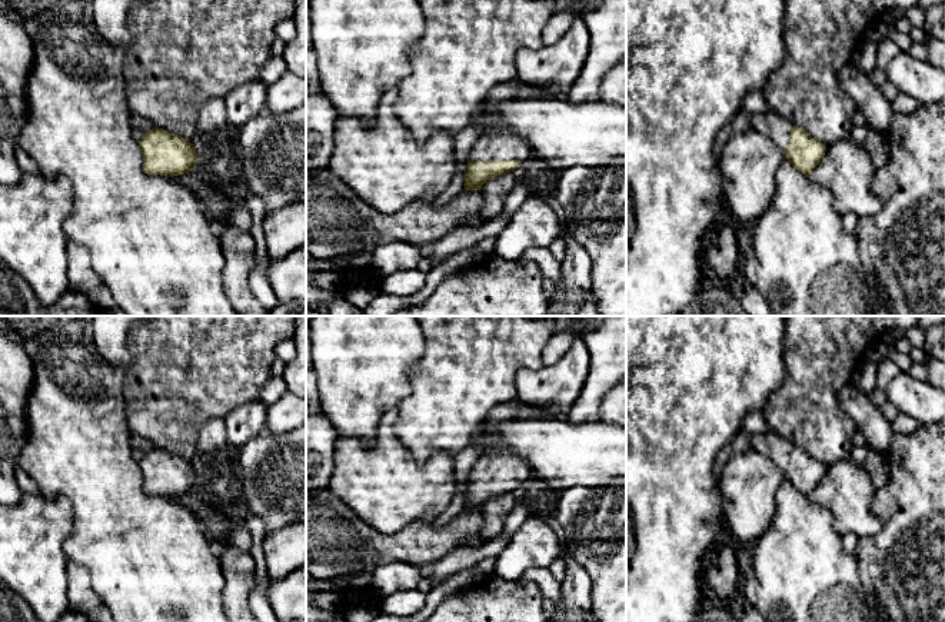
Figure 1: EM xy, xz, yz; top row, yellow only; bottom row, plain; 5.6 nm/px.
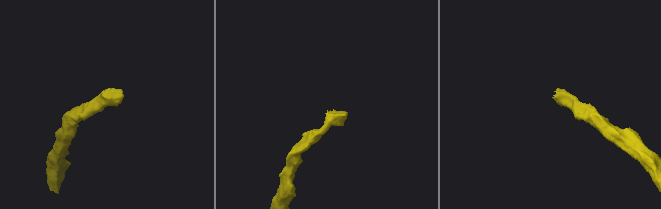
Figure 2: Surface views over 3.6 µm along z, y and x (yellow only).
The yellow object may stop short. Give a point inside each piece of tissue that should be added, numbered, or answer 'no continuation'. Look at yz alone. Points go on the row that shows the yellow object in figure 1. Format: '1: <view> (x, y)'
1: yz (771, 125)

